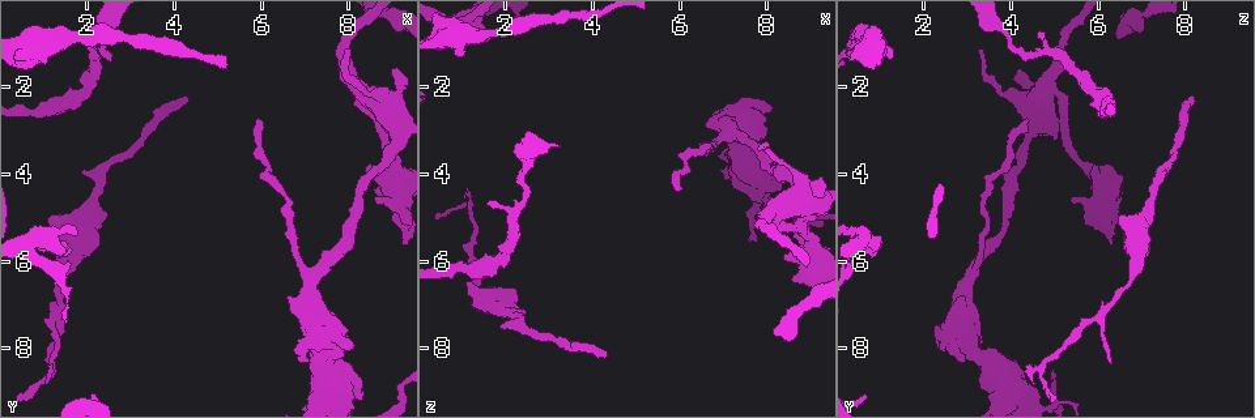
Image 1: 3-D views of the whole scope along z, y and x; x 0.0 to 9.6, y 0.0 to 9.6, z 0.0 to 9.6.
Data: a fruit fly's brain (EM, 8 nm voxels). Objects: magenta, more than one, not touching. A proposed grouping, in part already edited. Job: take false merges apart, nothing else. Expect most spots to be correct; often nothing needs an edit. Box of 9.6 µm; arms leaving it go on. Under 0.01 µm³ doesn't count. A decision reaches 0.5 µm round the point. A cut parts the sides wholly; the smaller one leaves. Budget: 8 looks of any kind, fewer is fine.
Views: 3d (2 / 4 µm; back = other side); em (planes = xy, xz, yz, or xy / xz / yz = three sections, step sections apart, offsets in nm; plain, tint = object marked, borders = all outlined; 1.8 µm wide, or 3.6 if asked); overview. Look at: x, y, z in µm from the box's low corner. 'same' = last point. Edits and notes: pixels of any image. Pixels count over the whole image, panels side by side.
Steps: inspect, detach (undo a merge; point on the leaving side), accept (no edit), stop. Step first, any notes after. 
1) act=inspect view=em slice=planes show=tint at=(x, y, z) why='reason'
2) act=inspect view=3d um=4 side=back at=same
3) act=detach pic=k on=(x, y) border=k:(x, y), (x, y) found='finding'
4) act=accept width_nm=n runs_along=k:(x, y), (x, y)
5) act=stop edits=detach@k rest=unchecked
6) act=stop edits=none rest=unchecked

act=inspect view=em um=3.6 slice=planes show=tint at=(8.90, 2.30, 4.40) why='sudden change in width'

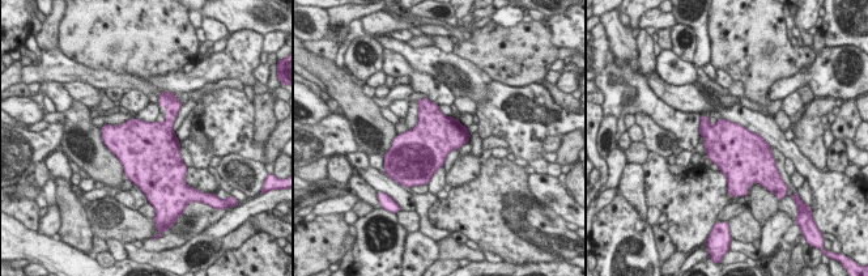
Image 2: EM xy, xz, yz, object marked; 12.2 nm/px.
act=accept found='continuous, no second neuron'

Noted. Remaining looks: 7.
act=inspect view=em slice=planes show=plain at=(7.25, 6.35, 3.00) why='calibre changes'

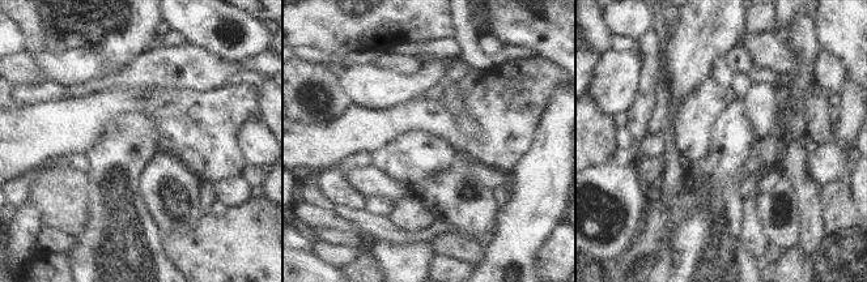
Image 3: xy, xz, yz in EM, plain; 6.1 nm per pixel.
act=inspect view=em slice=planes show=borders at=same why='see the neighbours'

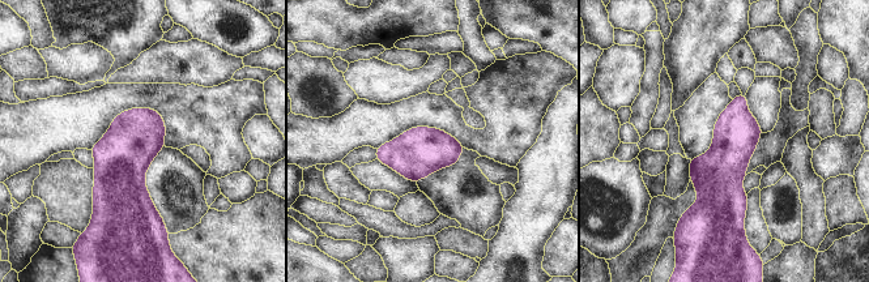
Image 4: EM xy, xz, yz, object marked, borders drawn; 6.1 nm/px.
act=accept found='continuous, no second neuron'

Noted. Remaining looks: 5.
act=inspect view=em slice=planes show=tint at=(1.30, 5.60, 0.65) why='sudden change in width'

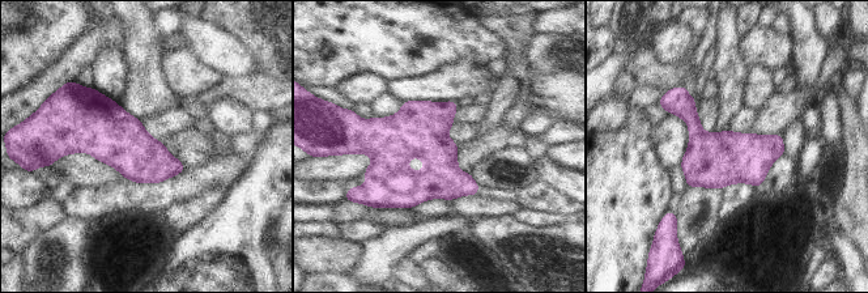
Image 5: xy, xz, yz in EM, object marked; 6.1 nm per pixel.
act=accept found='one neuron here'

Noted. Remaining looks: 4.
act=inspect view=3d um=4 side=back at=(2.30, 1.20, 4.70) why='branch point'

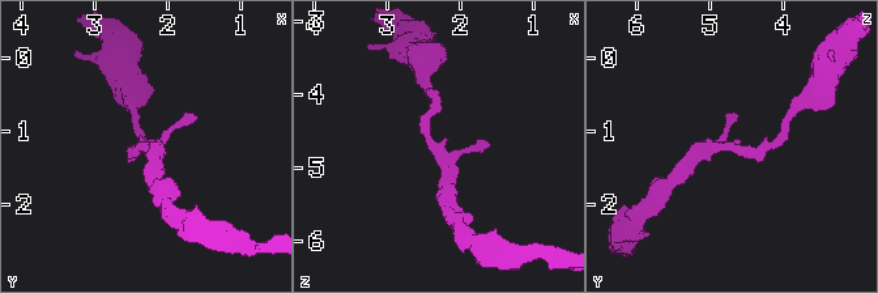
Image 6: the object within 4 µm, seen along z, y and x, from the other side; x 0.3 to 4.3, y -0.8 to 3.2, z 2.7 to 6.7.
act=inspect view=em slice=planes show=plain at=(2.40, 1.20, 4.70) why='shape alone is not enough'

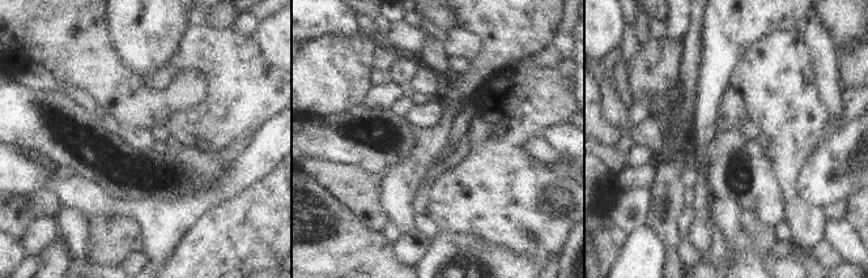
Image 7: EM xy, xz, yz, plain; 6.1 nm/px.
act=inspect view=em slice=planes show=tint at=same why='where the object lies'

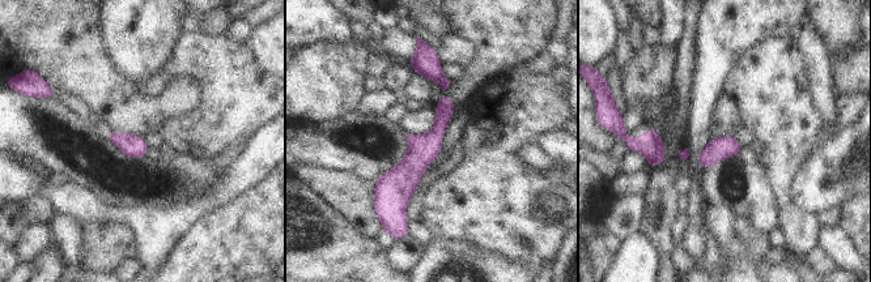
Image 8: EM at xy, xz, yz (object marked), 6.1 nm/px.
act=accept runs_along=8:(444, 99), (391, 212) found='continuous, no second neuron'

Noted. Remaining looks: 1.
act=stop edits=none rest=unchecked

